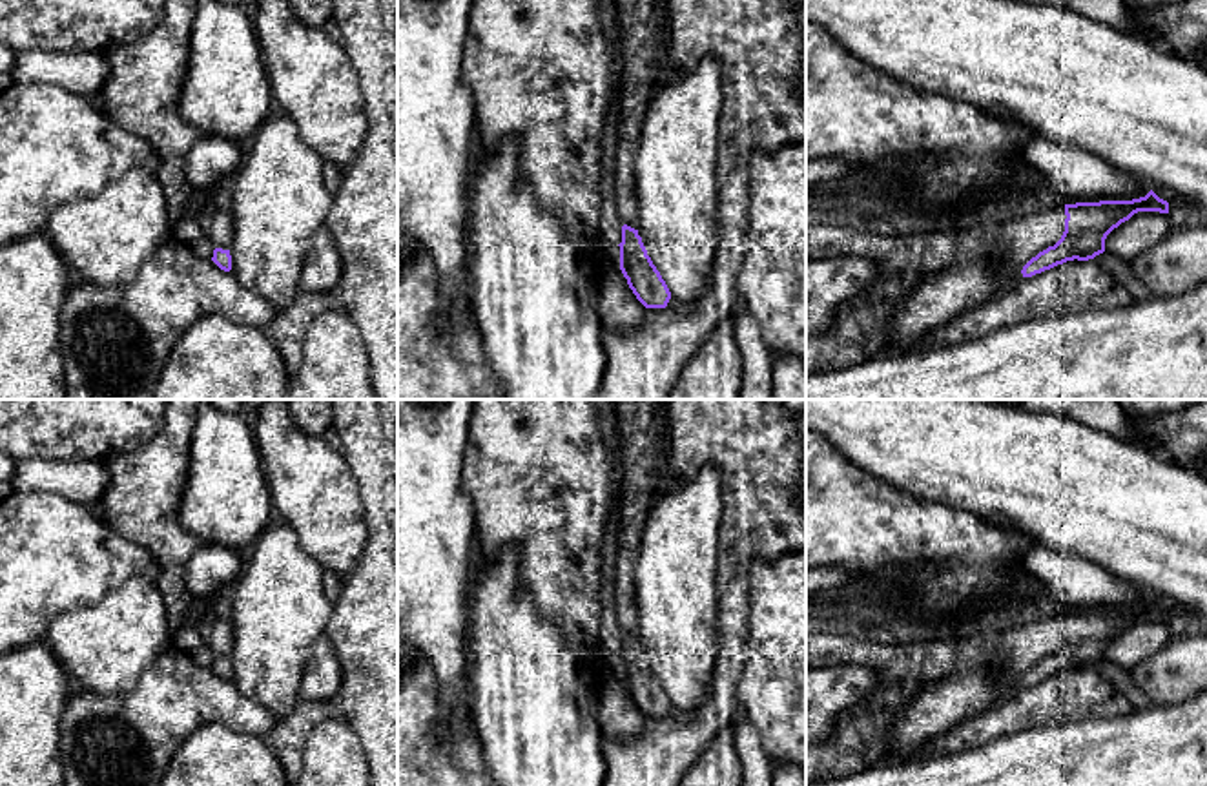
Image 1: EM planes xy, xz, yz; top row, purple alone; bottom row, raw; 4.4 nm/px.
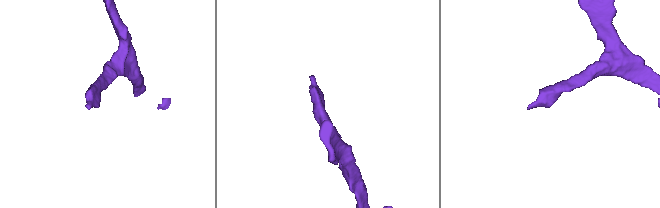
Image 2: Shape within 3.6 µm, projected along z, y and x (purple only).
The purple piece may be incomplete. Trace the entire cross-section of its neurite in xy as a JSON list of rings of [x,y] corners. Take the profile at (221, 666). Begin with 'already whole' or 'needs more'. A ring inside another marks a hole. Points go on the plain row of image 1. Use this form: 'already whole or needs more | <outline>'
needs more | [[[219,611],[208,620],[206,642],[215,653],[211,669],[221,678],[230,680],[232,678],[230,655],[233,651],[233,626],[224,615],[224,611]]]

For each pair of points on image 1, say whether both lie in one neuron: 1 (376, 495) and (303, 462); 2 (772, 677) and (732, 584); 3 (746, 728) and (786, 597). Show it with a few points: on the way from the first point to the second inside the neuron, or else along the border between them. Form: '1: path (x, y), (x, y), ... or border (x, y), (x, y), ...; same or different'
1: border (338, 449), (356, 482), (367, 527); different
2: border (750, 582), (748, 644), (741, 668); different
3: border (741, 713), (757, 730), (768, 759); different

